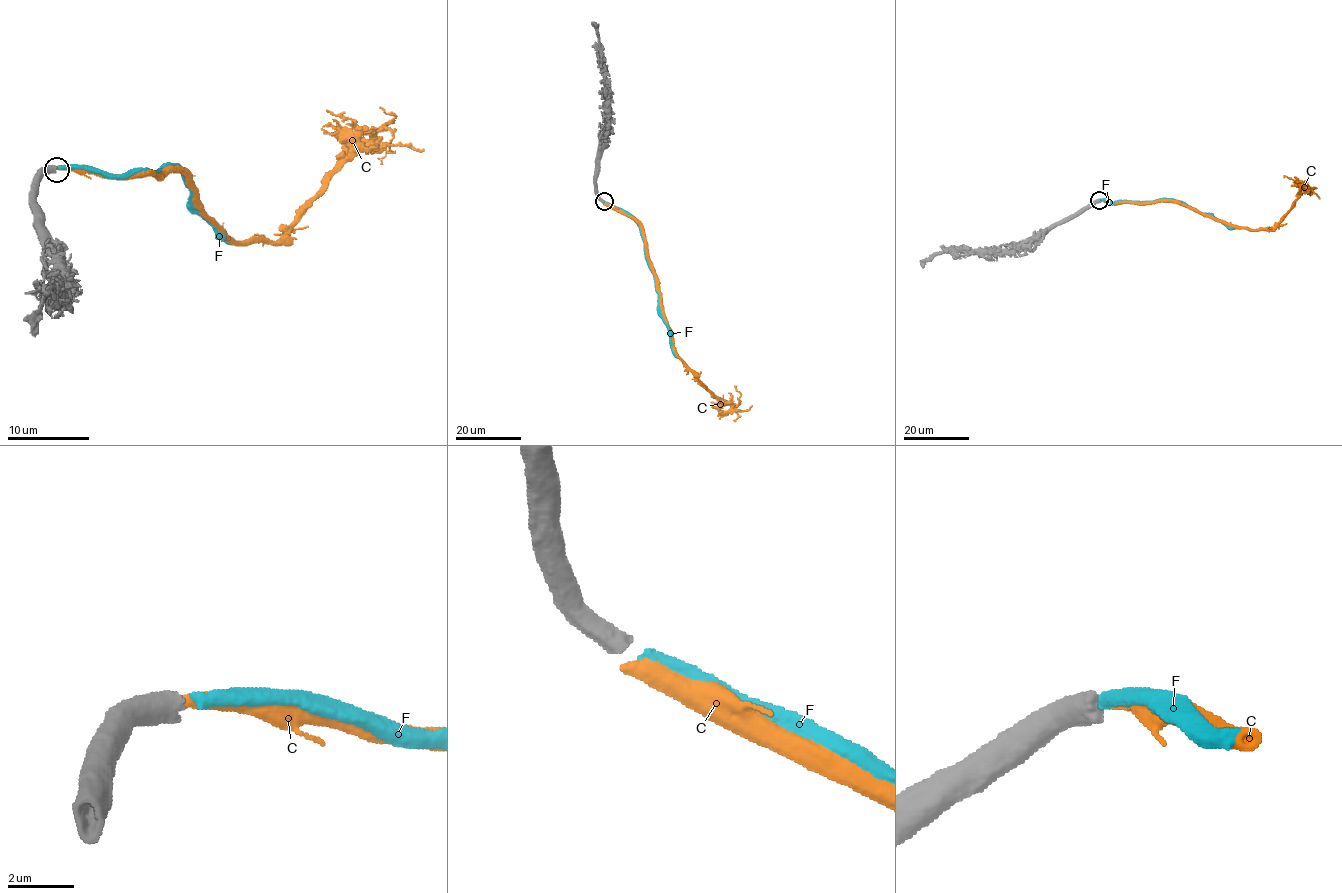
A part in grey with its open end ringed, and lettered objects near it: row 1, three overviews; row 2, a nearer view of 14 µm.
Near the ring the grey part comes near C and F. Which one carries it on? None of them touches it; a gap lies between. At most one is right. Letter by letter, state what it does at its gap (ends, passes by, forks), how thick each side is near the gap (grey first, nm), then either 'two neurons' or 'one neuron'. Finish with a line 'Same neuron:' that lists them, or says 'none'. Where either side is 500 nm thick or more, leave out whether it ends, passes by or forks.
C: calibres 600 and 550 nm; two neurons
F: calibres 600 and 400 nm; two neurons
Same neuron: none

